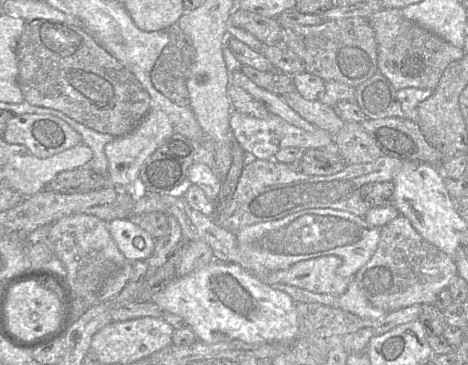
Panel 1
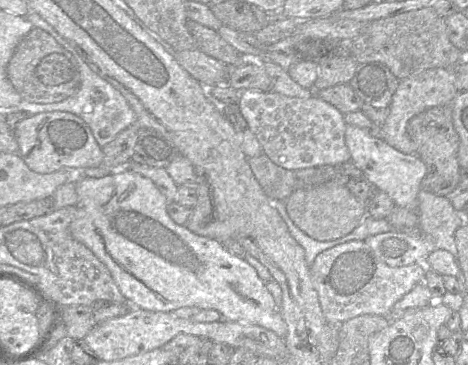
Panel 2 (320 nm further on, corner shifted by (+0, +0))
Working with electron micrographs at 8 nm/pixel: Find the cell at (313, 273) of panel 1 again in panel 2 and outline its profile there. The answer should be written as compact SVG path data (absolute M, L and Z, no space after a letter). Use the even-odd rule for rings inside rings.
M352 240L318 254L310 266L313 286L318 293L323 315L328 322L338 324L360 316L378 315L389 317L395 304L417 284L425 281L427 267L424 263L413 263L406 266L392 267L380 260L364 240Z

